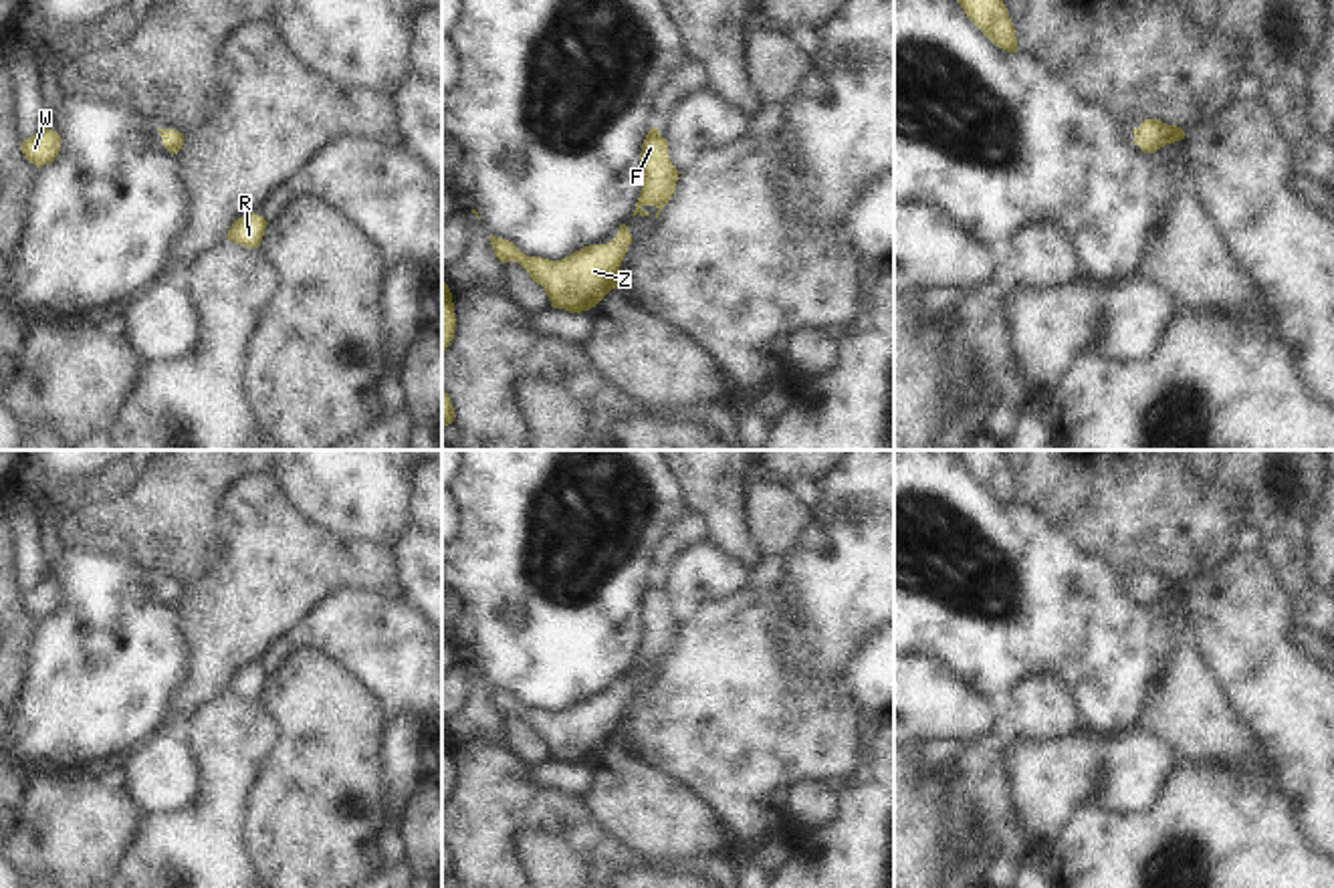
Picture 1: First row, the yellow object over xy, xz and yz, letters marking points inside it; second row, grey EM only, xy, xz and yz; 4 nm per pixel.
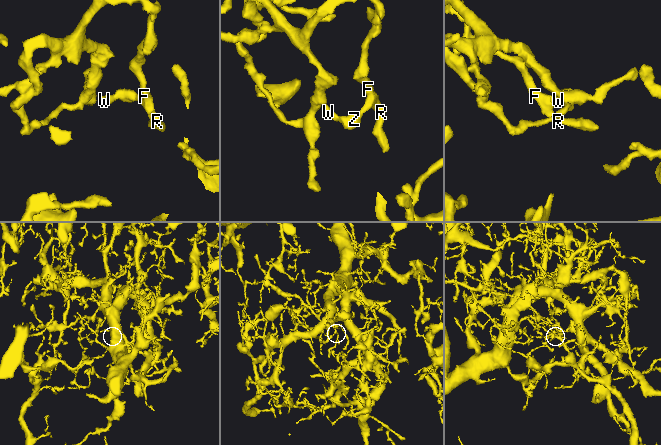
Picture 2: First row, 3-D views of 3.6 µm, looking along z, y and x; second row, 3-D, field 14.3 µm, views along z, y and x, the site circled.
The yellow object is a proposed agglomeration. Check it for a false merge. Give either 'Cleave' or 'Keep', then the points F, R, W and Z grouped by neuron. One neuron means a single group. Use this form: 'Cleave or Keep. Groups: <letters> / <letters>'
Keep. Groups: F R W Z

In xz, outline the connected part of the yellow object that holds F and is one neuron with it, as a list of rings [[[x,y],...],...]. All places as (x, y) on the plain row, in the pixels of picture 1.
[[[656,579],[648,583],[642,595],[640,614],[644,620],[644,636],[632,668],[648,668],[648,664],[644,664],[642,660],[656,658],[658,670],[676,642],[680,624],[672,618],[668,609],[668,593],[660,587]]]

